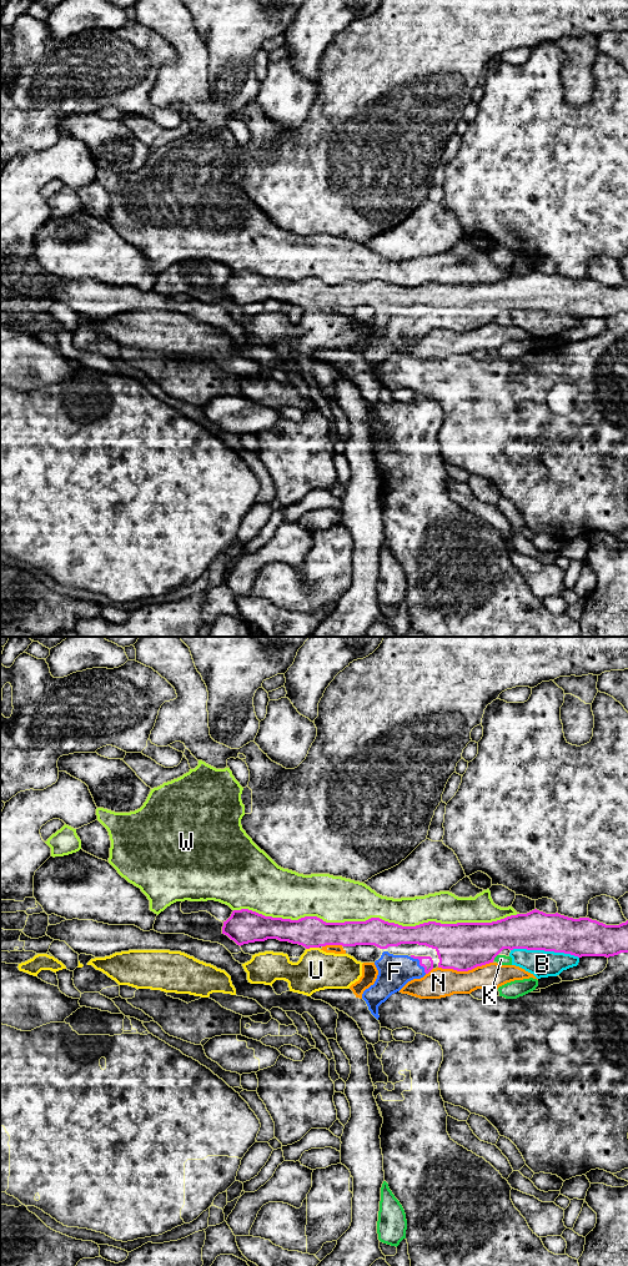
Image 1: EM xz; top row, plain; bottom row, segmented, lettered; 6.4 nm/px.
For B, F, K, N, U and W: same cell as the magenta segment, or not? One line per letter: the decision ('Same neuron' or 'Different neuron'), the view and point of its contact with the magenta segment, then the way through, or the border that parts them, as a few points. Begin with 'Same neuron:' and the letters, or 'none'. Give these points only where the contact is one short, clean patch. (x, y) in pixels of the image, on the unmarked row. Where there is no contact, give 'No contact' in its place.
Same neuron: F
B: Different neuron. Touches magenta at xz (544, 311)
F: Same neuron. Touches magenta at xz (420, 323). Path across: xz (426, 322), (420, 323), (395, 332)
K: Different neuron. Touches magenta at xz (496, 316)
N: Different neuron. Touches magenta at xz (465, 331)
U: Different neuron. Touches magenta at xz (312, 307)
W: Different neuron. Touches magenta at xz (376, 279)

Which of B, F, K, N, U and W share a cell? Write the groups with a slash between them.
B / F / K / N / U / W

